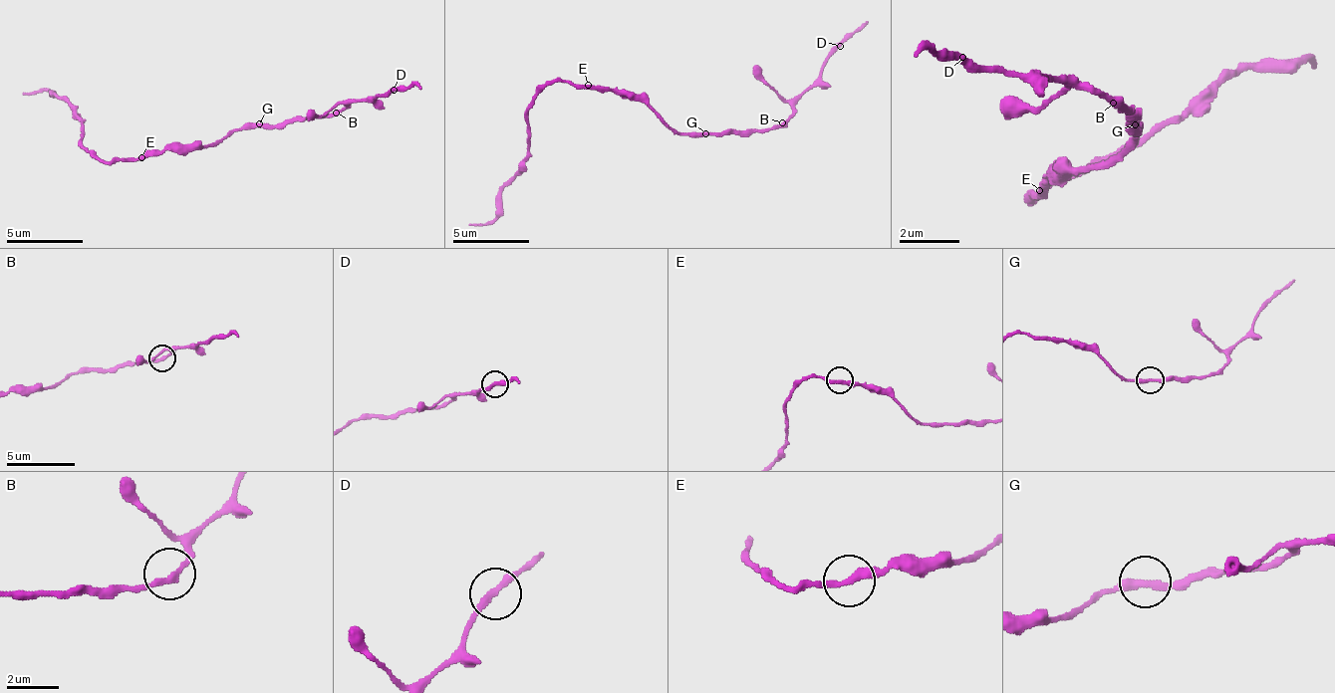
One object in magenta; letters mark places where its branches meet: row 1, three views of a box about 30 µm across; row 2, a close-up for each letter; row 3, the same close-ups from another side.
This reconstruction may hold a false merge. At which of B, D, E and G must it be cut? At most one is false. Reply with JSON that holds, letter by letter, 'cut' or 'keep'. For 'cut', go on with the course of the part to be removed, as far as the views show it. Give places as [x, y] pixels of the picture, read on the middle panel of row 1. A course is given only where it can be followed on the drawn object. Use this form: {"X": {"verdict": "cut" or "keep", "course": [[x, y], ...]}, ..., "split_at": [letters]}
{"B": {"verdict": "keep"}, "D": {"verdict": "keep"}, "E": {"verdict": "keep"}, "G": {"verdict": "keep"}, "split_at": []}

